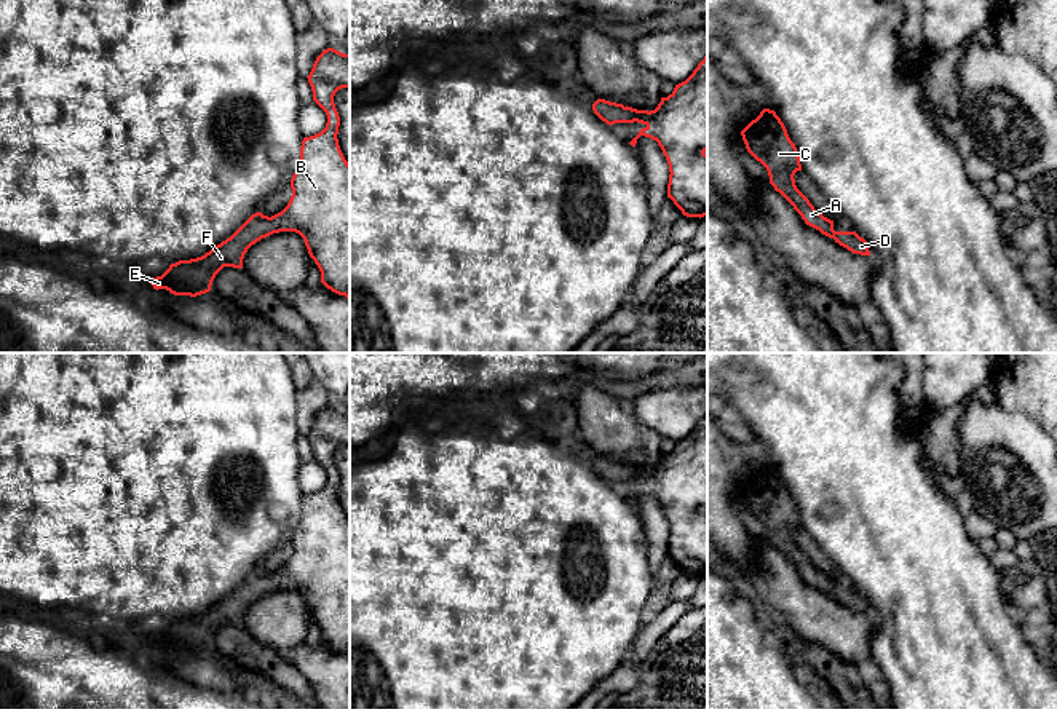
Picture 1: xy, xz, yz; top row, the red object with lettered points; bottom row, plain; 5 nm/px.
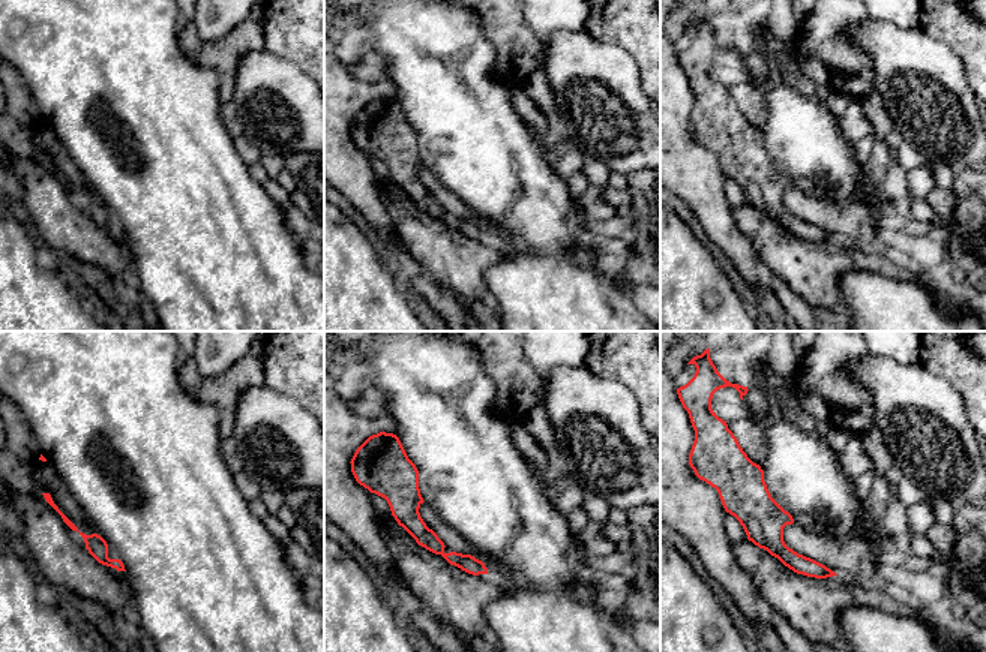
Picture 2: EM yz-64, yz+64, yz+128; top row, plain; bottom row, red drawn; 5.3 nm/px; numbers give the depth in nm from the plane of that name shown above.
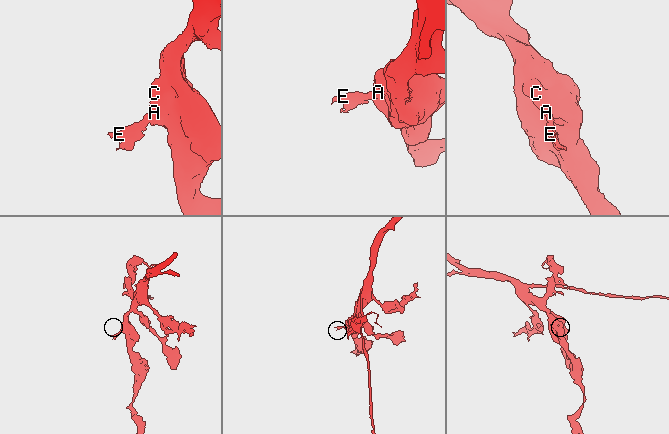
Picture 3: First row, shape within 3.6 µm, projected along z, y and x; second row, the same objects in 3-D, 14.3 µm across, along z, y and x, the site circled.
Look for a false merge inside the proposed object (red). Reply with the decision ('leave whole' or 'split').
leave whole

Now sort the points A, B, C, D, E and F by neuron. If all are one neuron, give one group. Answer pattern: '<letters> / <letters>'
A B C D E F

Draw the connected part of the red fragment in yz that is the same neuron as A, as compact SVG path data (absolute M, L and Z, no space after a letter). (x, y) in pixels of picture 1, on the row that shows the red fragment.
M763 109L742 131L747 152L760 161L770 176L770 184L802 216L806 225L833 238L835 243L853 254L870 255L869 244L856 232L835 232L833 220L824 217L810 200L797 188L795 172L802 171L795 144L774 110Z

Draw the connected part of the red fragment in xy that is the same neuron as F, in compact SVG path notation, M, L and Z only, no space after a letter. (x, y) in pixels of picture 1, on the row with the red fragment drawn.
M334 48L324 50L307 78L313 101L326 112L327 123L321 133L302 141L300 164L291 179L292 196L287 206L271 217L255 212L230 238L204 255L171 263L161 276L148 279L153 289L190 297L206 294L224 267L243 268L244 254L252 244L273 233L295 232L303 238L310 257L318 265L321 283L332 292L350 299L350 163L338 145L340 117L334 104L338 89L350 89L350 54Z

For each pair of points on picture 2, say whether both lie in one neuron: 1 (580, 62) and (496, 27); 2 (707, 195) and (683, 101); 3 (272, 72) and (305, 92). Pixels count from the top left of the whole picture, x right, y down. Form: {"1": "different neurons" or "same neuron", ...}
{"1": "different neurons", "2": "same neuron", "3": "same neuron"}

